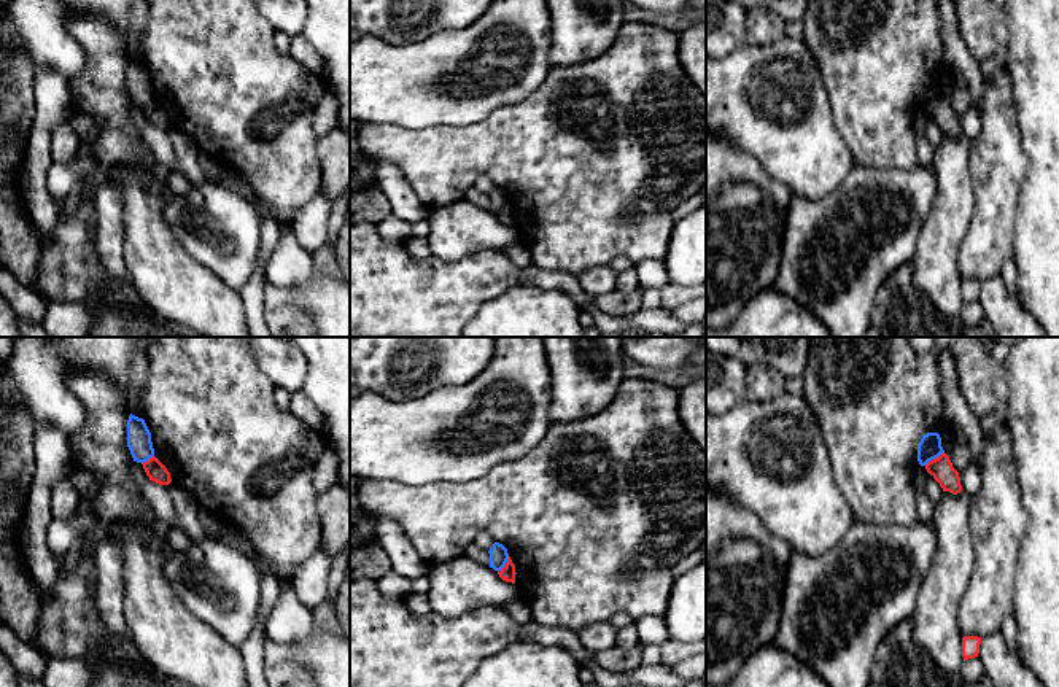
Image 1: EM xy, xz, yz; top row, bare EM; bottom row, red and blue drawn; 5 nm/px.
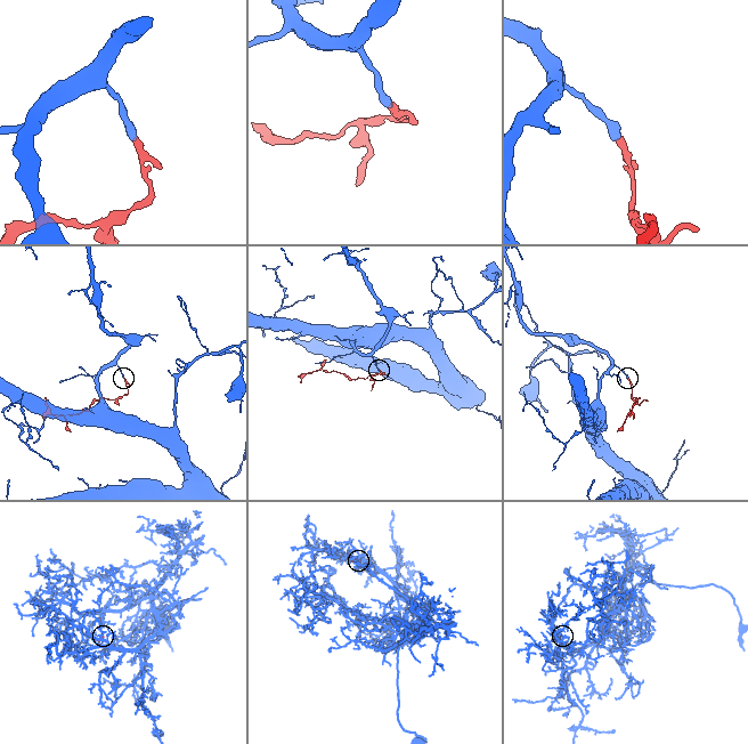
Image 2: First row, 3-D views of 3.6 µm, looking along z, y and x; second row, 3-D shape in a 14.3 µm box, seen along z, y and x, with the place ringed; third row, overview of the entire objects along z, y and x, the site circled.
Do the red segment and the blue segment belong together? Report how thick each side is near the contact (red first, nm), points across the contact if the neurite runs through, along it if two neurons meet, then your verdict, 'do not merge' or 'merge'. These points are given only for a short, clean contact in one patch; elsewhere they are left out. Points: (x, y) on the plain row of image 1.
120 nm thick on the red side, 120 nm on the other; border along yz (943, 96), (924, 108); do not merge

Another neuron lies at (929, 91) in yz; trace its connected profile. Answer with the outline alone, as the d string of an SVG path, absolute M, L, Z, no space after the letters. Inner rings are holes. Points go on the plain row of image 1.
M927 76L922 80L917 87L917 105L921 110L925 110L929 105L938 102L945 97L941 91L941 81L938 76Z

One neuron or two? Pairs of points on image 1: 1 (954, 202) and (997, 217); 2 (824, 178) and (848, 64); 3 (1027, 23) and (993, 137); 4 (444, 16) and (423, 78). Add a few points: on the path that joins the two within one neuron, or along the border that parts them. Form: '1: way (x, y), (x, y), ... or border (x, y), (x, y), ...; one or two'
1: border (970, 172), (975, 212), (961, 244); two
2: border (826, 88), (834, 124), (853, 158); two
3: border (1004, 64), (1018, 115); two
4: border (474, 19), (465, 27), (441, 29), (404, 45); two

